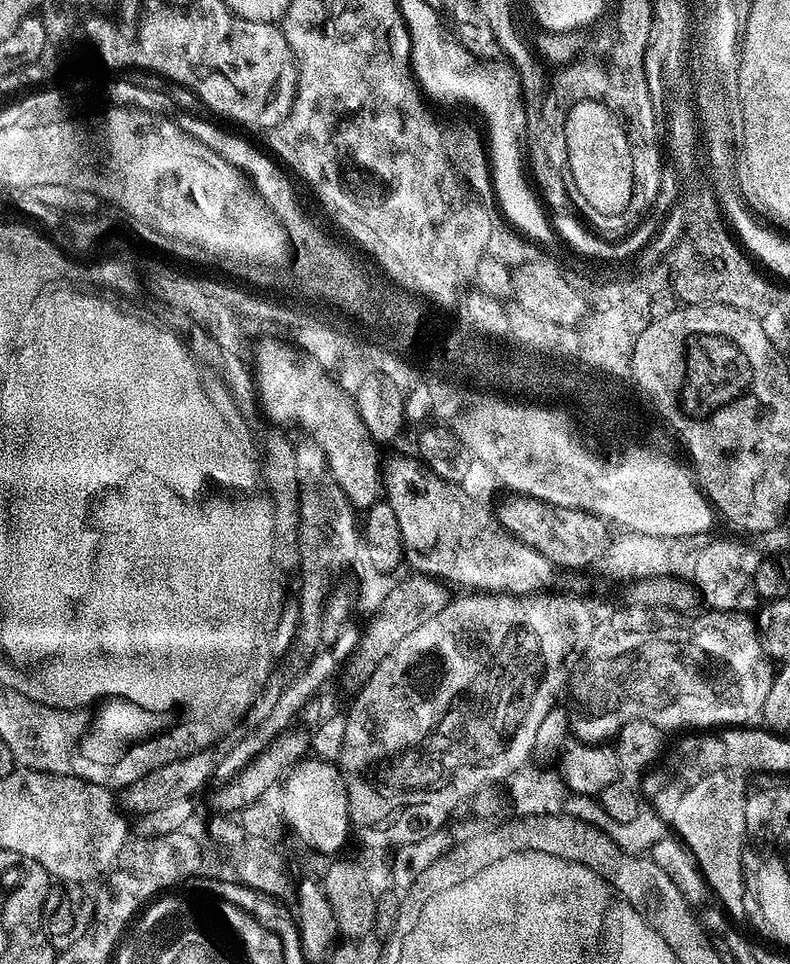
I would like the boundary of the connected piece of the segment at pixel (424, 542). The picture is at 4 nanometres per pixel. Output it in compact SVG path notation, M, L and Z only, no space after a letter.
M410 466L400 467L398 476L389 480L386 499L397 515L399 529L402 530L405 563L409 563L415 573L474 594L527 596L555 589L552 587L560 575L557 565L513 536L499 517L466 489L465 485L446 482L440 476Z

